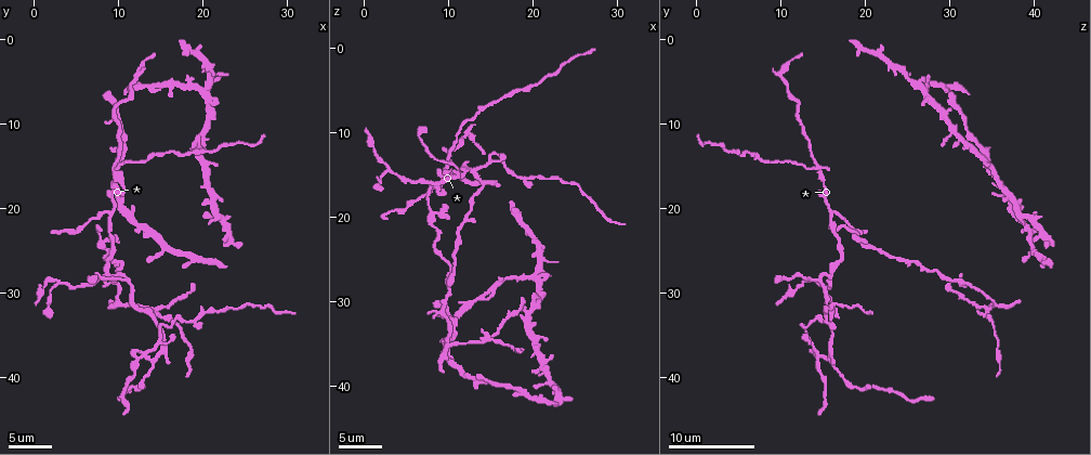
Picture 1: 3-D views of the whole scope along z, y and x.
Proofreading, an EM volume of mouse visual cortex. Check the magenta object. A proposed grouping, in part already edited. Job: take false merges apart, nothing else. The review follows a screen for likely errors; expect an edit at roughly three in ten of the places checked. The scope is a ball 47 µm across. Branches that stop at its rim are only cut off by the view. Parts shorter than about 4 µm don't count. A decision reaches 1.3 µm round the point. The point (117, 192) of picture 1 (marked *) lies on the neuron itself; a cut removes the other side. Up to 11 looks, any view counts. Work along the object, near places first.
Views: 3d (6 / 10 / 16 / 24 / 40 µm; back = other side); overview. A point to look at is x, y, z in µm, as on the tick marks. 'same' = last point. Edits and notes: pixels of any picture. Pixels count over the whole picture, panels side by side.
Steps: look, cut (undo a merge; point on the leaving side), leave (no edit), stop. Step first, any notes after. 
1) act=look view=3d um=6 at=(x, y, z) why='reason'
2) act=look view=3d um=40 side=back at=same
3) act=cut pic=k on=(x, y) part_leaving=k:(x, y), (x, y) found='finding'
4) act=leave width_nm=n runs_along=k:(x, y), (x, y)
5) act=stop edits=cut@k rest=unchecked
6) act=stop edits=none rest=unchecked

act=look view=3d um=10 at=(11.0, 28.2, 14.6) why='branch point'

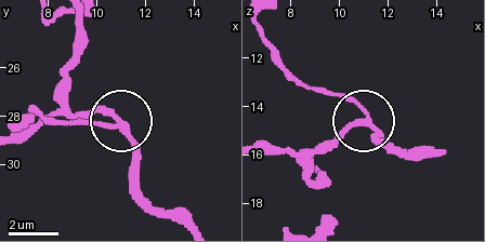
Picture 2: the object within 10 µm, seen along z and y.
act=look view=3d um=6 at=(11.1, 28.3, 14.6) why='zoom in'

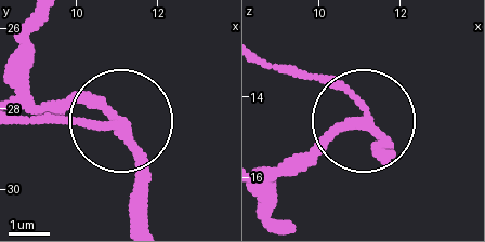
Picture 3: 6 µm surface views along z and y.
act=cut pic=3 on=(78, 118) part_leaving=3:(119, 120), (18, 120) found='a second neuron is stuck on'

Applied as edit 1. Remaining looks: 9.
act=look view=3d um=16 at=(8.8, 22.2, 16.4) why='four arms meet'

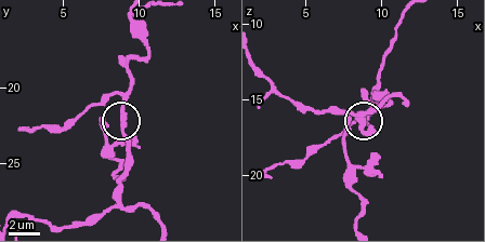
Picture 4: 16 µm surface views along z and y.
act=leave width_nm=250 runs_along=4:(135, 57), (129, 66), (121, 123), (126, 165) found='all the same neuron'

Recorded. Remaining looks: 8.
act=look view=3d um=10 at=(2.4, 29.0, 14.6) why='three arms meet'

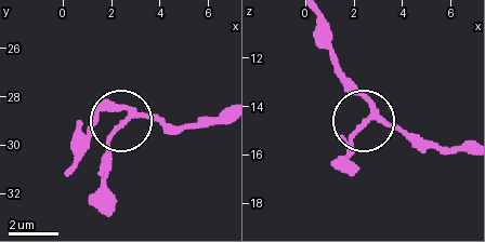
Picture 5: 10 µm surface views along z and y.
act=leave width_nm=180 runs_along=5:(221, 111), (171, 128), (128, 118), (105, 163) found='continuous, no second neuron'

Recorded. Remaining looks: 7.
act=look view=3d um=6 at=(10.0, 15.4, 14.0) why='arms part here'

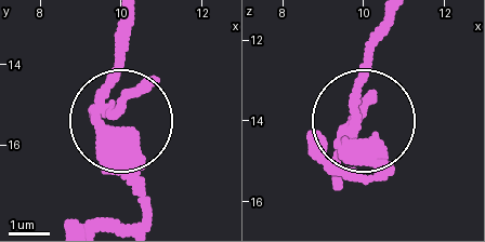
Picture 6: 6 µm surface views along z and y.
act=look view=3d um=6 side=back at=same why='from behind'

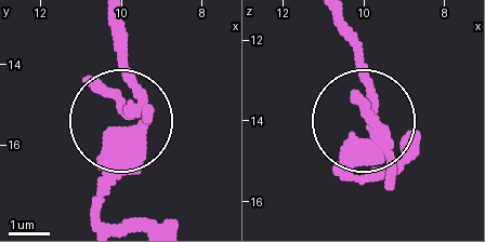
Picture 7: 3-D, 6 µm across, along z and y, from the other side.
act=cut pic=7 on=(367, 80) part_leaving=7:(379, 140), (349, 21) found='a second neuron is stuck on'

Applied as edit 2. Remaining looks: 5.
act=look view=3d um=6 at=(14.8, 32.4, 34.2) why='four or more arms meet'

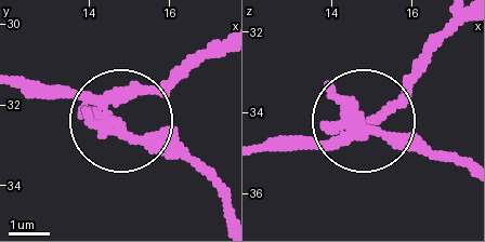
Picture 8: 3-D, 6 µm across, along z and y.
act=leave width_nm=300 found='continuous, no second neuron'

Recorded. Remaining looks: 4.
act=stop edits=cut@3,cut@7 rest=unchecked

